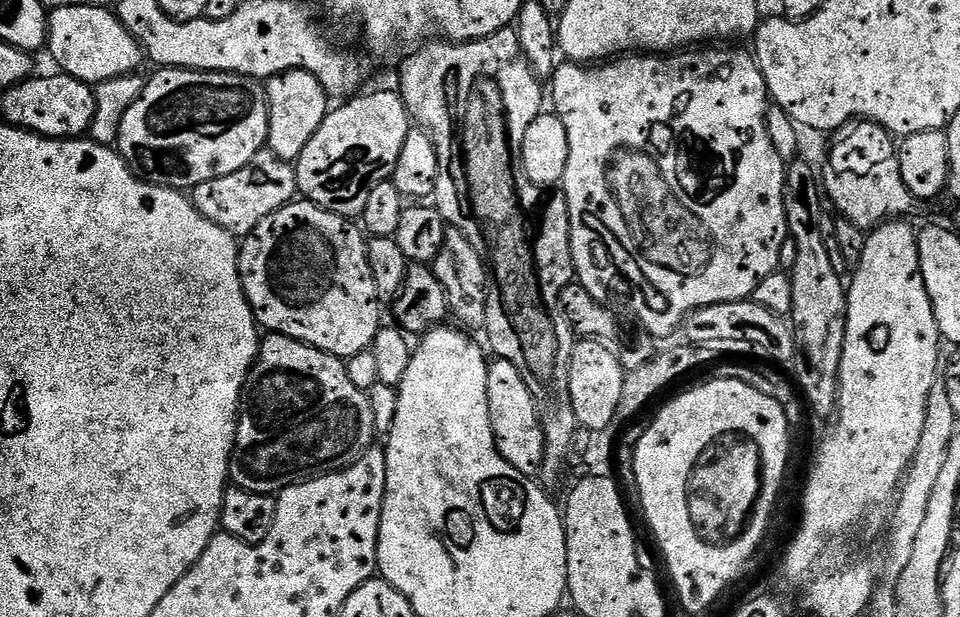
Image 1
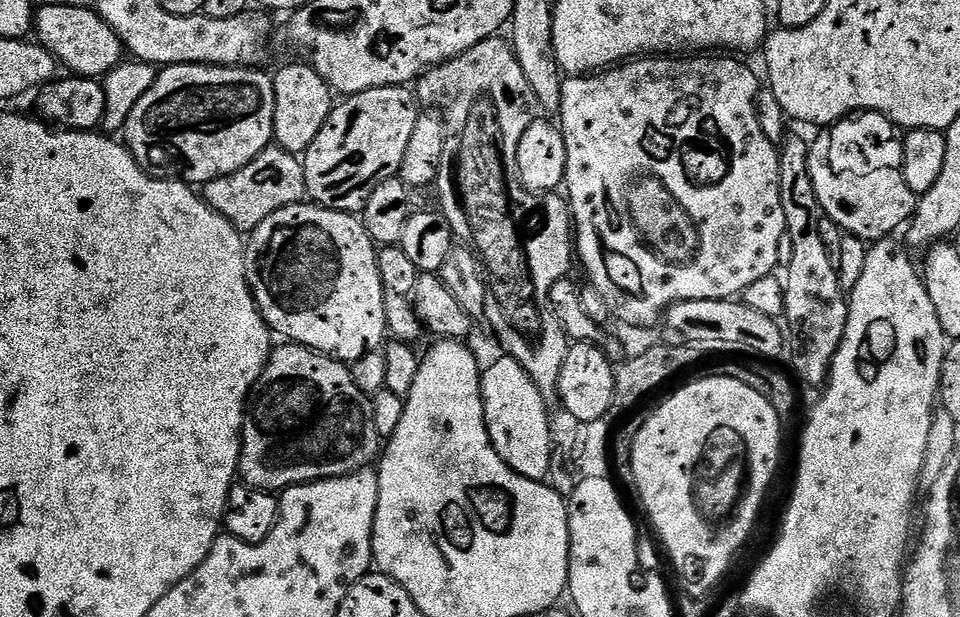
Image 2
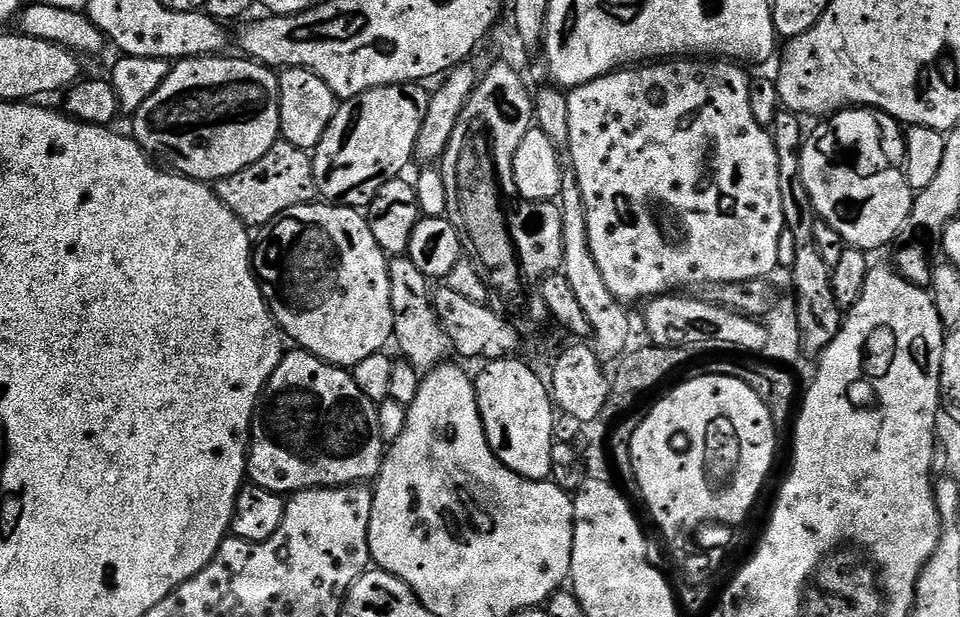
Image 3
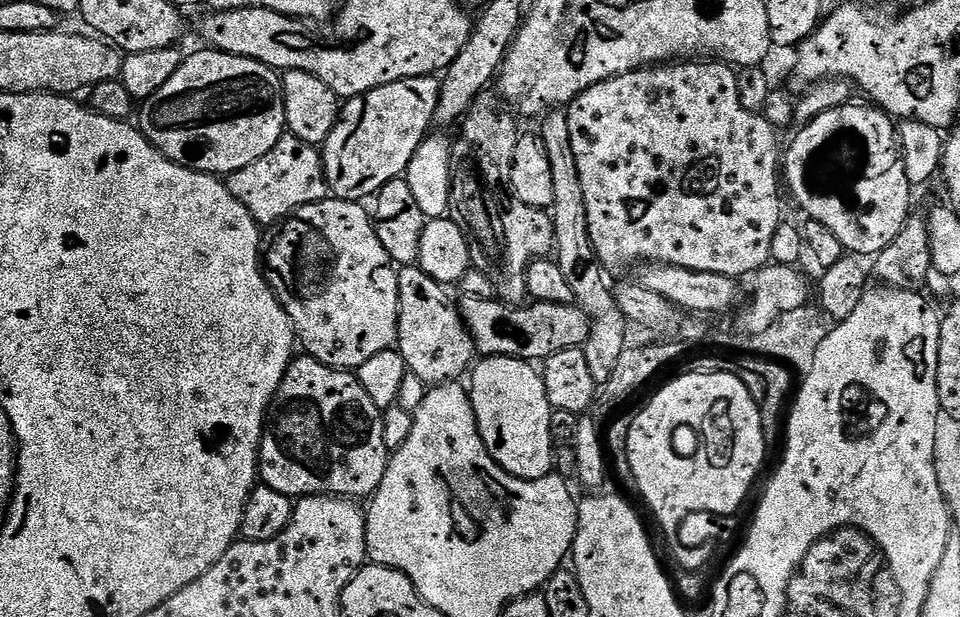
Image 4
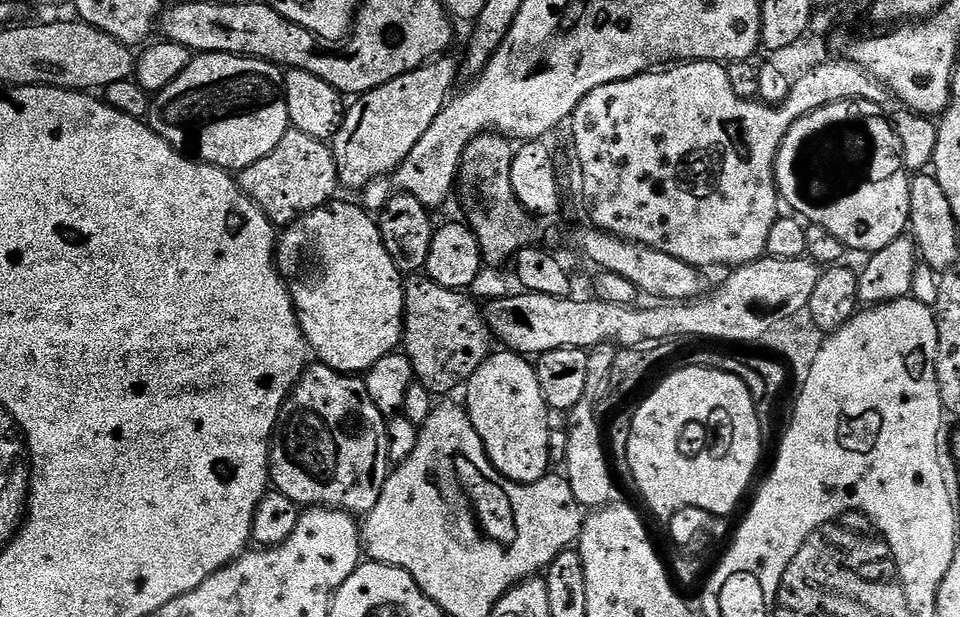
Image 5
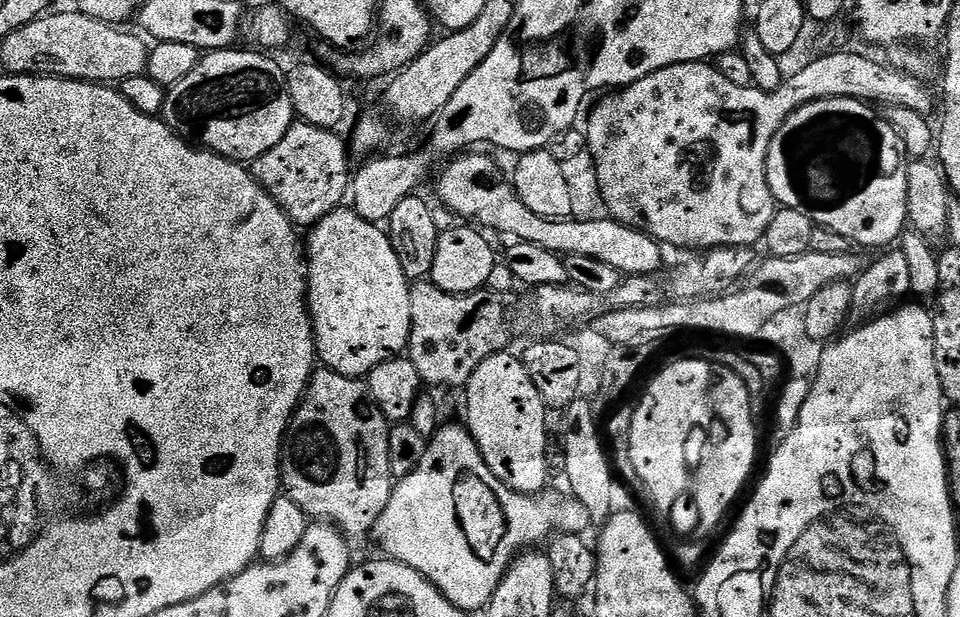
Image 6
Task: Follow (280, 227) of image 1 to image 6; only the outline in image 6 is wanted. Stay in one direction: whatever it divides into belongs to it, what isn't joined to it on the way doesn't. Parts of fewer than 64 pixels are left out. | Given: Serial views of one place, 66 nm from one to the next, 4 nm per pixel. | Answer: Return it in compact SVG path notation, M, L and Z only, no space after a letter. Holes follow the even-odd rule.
M348 206L338 207L330 214L326 214L326 218L312 225L306 236L306 275L308 278L308 313L312 315L312 333L316 335L316 354L323 367L343 376L364 378L374 370L374 366L399 357L407 349L412 325L410 322L410 281L408 275L402 270L402 262L398 262L398 254L394 254L394 246L390 246L387 231L379 223L362 218Z

